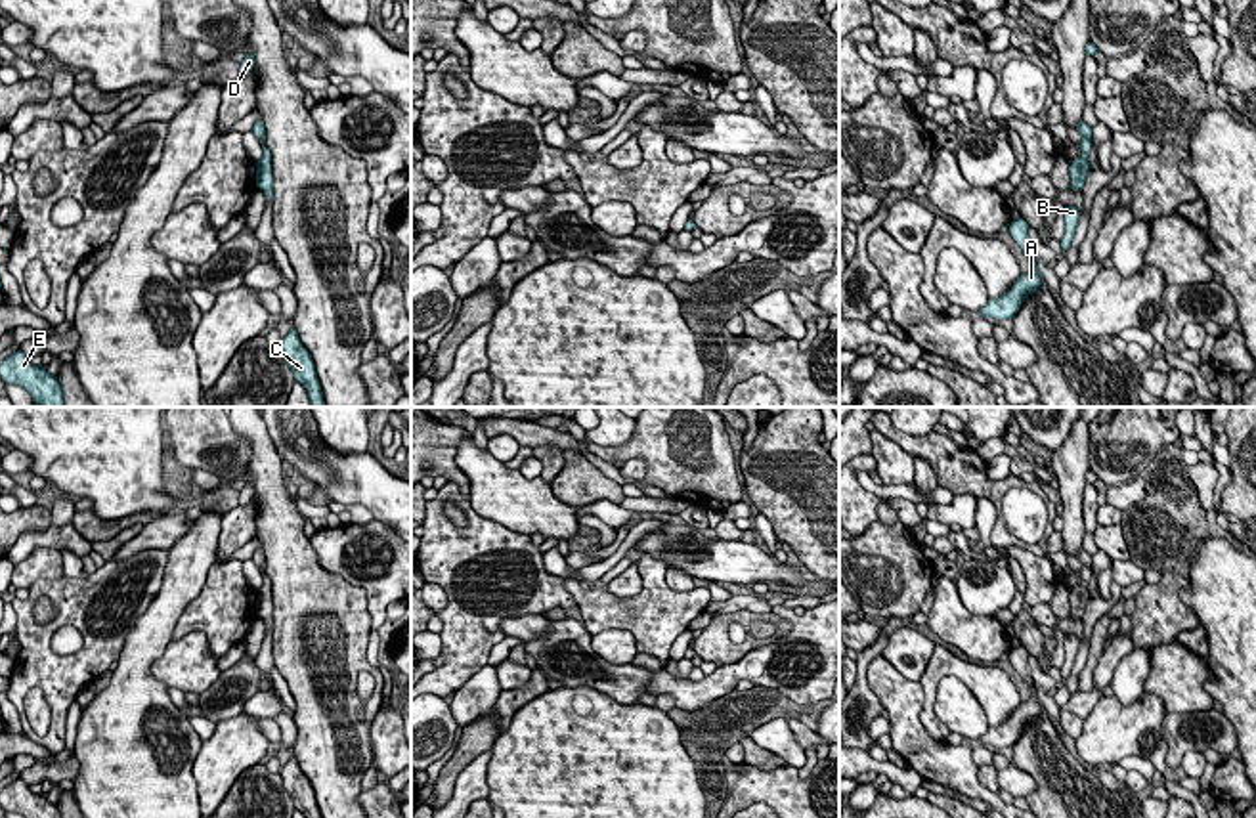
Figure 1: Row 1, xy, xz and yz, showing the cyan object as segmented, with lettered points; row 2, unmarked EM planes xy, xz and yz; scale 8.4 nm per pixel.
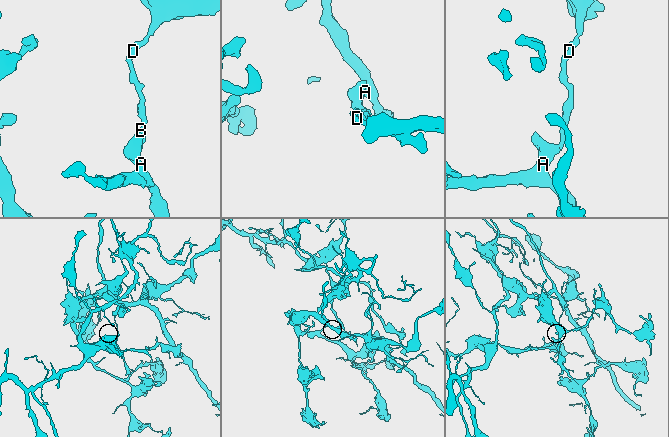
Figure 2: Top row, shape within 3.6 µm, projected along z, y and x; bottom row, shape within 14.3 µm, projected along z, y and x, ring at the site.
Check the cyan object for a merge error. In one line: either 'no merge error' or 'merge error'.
merge error

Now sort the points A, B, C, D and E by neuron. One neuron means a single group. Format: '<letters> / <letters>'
A B C / D E

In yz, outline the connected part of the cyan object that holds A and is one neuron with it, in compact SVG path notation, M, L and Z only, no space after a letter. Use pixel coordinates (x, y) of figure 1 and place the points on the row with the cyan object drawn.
M1019 216L1009 226L1009 235L1021 247L1021 250L1034 264L1027 273L1021 273L1013 287L998 298L988 298L988 302L979 310L981 317L994 319L1013 319L1025 298L1040 289L1040 269L1036 266L1038 258L1032 250L1029 239L1029 224Z

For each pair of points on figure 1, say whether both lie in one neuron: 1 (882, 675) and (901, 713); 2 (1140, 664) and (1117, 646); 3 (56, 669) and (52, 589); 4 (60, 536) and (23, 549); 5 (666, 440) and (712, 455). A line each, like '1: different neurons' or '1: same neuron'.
1: same neuron
2: different neurons
3: same neuron
4: same neuron
5: same neuron

